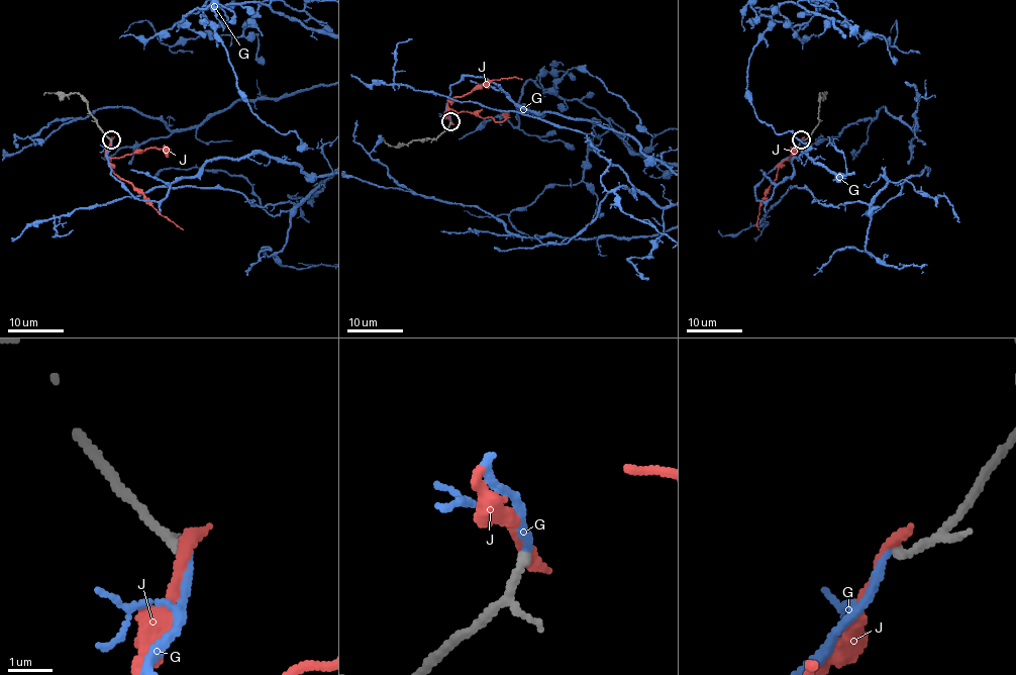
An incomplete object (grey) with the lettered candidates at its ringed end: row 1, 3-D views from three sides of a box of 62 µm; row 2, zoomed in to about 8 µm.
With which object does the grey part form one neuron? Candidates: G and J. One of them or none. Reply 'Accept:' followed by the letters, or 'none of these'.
Accept: G

